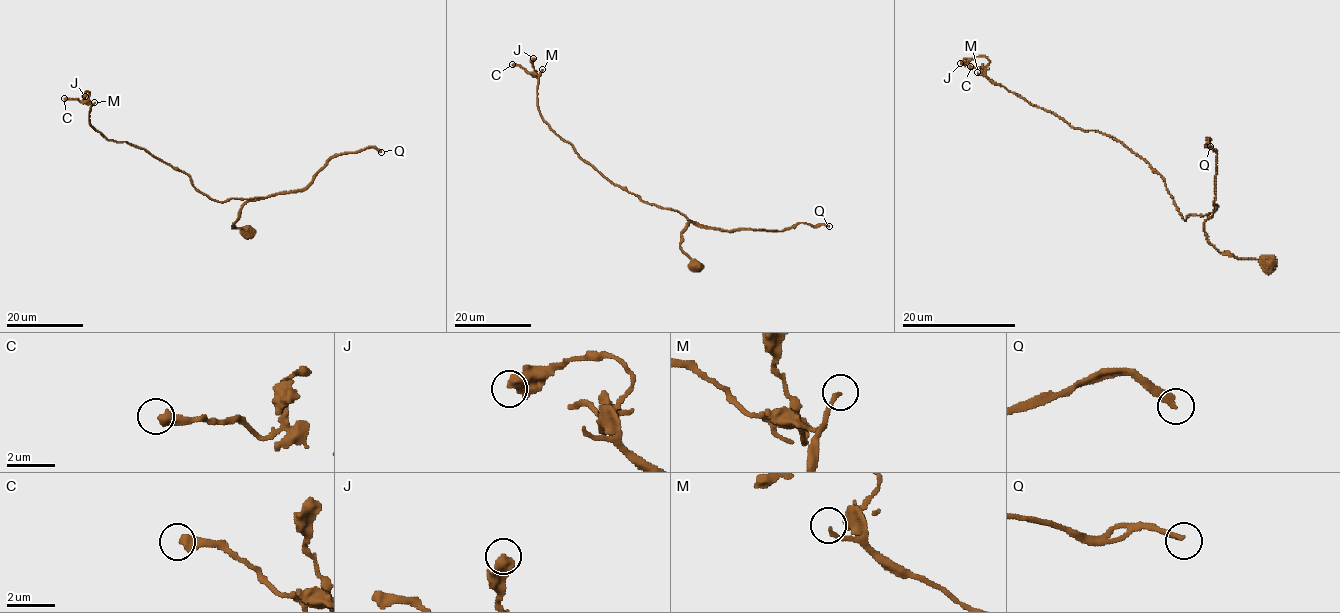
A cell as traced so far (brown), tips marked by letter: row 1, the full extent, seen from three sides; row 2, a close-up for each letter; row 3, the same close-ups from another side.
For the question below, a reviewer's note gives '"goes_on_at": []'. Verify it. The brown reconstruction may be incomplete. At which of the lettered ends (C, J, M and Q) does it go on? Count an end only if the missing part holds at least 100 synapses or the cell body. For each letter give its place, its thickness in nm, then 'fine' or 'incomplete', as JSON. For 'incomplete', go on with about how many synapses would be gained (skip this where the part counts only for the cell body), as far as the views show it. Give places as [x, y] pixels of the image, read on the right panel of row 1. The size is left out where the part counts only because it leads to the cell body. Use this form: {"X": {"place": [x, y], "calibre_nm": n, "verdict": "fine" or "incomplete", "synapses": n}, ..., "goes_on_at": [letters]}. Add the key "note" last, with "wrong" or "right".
{"C": {"place": [970, 66], "calibre_nm": 400, "verdict": "fine"}, "J": {"place": [960, 63], "calibre_nm": 550, "verdict": "fine"}, "M": {"place": [977, 72], "calibre_nm": 150, "verdict": "fine"}, "Q": {"place": [1210, 146], "calibre_nm": 240, "verdict": "incomplete", "synapses": 350}, "goes_on_at": ["Q"], "note": "wrong"}

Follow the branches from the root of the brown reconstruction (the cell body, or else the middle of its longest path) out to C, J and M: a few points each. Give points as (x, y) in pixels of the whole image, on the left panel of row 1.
C: (249, 231), (231, 227), (249, 199), (209, 199), (186, 174), (107, 139), (90, 124), (90, 104), (64, 98)
J: (249, 231), (231, 227), (249, 199), (211, 200), (186, 174), (107, 139), (90, 124), (85, 96)
M: (249, 231), (231, 227), (249, 199), (211, 200), (186, 174), (127, 141), (107, 139), (90, 124), (94, 102)

